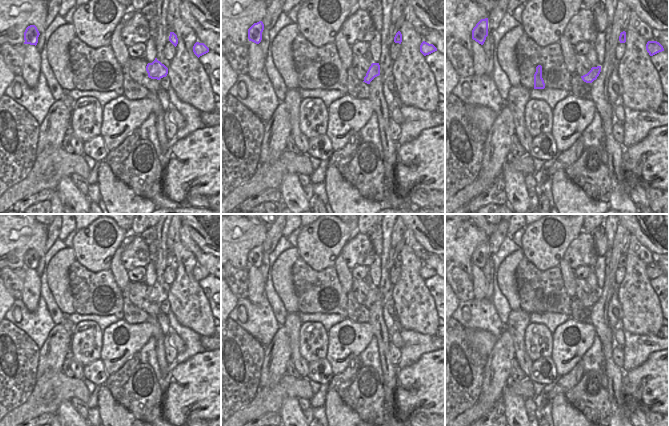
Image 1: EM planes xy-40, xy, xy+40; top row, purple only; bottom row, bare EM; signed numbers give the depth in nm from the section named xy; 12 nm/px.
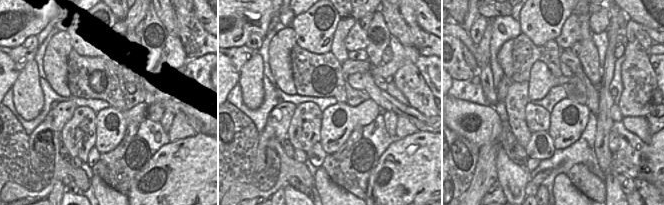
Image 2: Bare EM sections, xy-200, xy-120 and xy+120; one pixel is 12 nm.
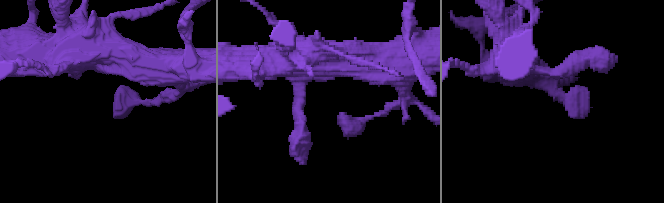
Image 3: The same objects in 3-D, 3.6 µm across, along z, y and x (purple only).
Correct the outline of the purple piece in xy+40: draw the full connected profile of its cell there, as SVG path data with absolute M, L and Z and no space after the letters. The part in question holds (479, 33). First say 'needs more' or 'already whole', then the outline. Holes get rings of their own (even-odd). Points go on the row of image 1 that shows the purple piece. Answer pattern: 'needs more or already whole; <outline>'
already whole; M488 18L481 19L472 30L472 39L483 45L488 36Z

